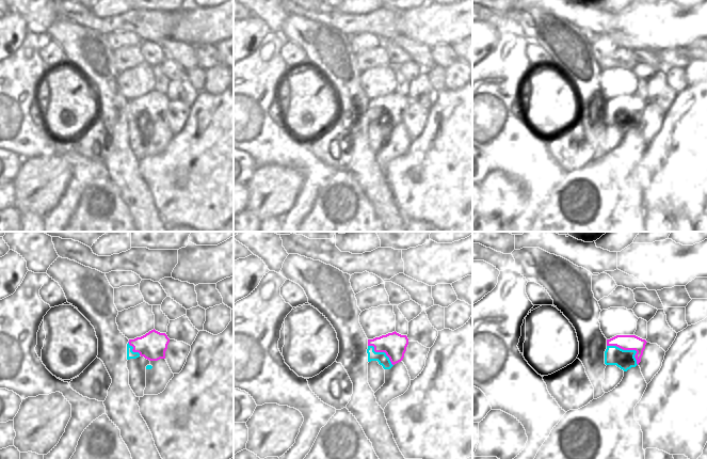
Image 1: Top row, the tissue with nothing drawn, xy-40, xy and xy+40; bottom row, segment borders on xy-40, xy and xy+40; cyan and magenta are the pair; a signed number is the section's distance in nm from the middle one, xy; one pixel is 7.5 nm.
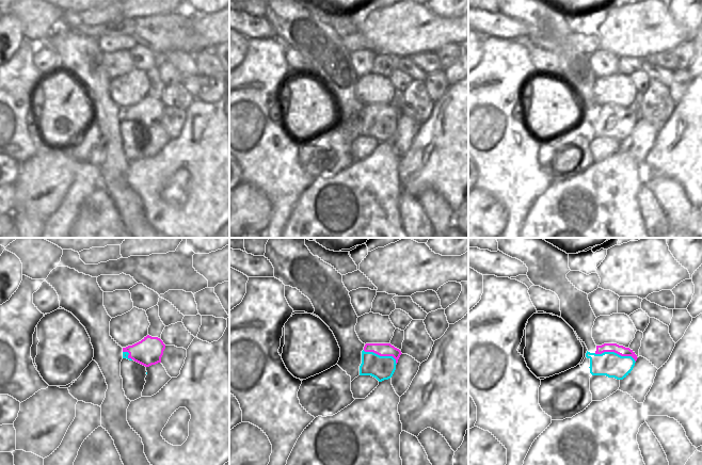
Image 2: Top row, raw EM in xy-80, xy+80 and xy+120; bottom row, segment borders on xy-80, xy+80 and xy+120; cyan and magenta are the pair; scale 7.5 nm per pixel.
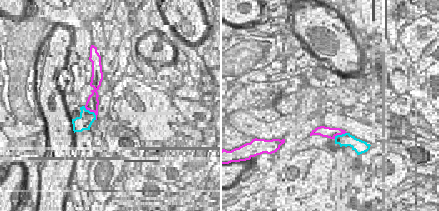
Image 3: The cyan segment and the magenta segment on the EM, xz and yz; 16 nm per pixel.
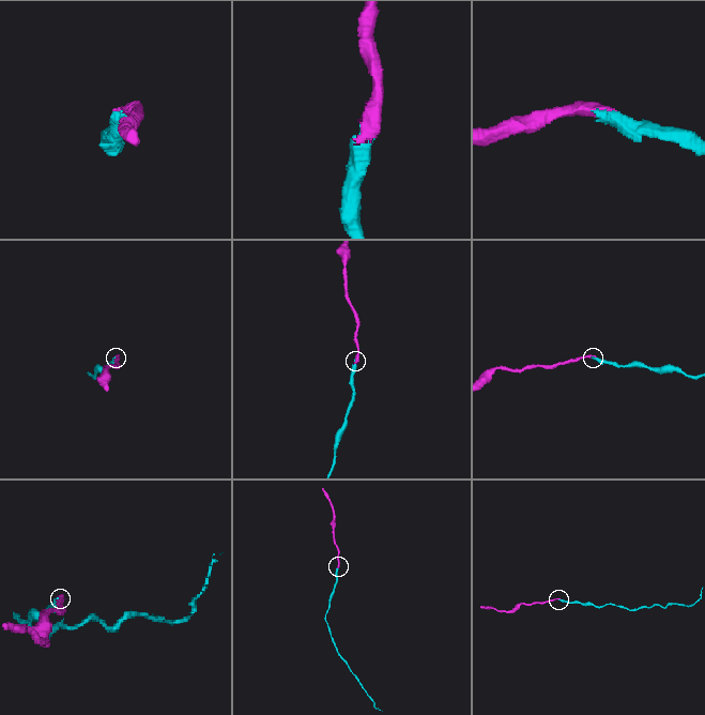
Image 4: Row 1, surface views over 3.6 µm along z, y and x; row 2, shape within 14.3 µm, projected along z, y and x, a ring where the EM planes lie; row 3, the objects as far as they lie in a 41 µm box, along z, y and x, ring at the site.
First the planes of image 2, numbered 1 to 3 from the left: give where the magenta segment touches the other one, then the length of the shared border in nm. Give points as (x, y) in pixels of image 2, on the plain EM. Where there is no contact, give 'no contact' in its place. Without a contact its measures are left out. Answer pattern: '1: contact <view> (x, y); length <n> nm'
1: contact xy-80 (128, 115); length 100 nm
2: contact xy+80 (381, 117); length 280 nm
3: contact xy+120 (616, 114); length 320 nm

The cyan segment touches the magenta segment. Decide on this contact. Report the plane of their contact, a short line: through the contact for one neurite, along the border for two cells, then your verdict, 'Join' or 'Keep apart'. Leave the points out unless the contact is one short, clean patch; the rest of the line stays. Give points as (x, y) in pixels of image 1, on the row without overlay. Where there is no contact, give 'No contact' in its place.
Touches cyan in xy+40. Line: xy+40 (625, 121), (628, 111), (624, 107), (624, 103). Join.

